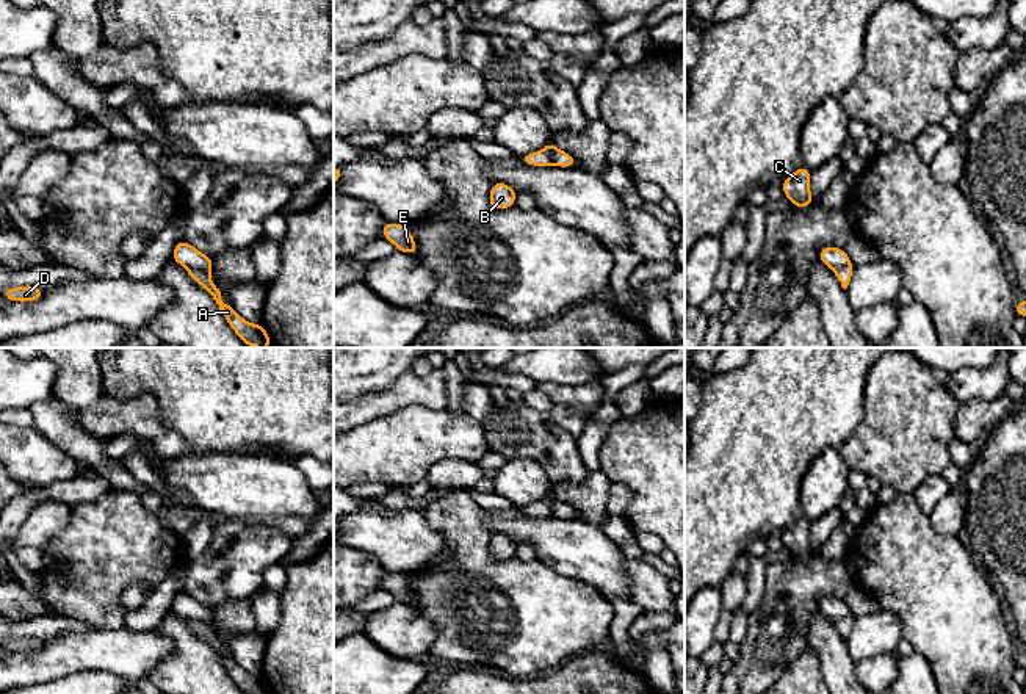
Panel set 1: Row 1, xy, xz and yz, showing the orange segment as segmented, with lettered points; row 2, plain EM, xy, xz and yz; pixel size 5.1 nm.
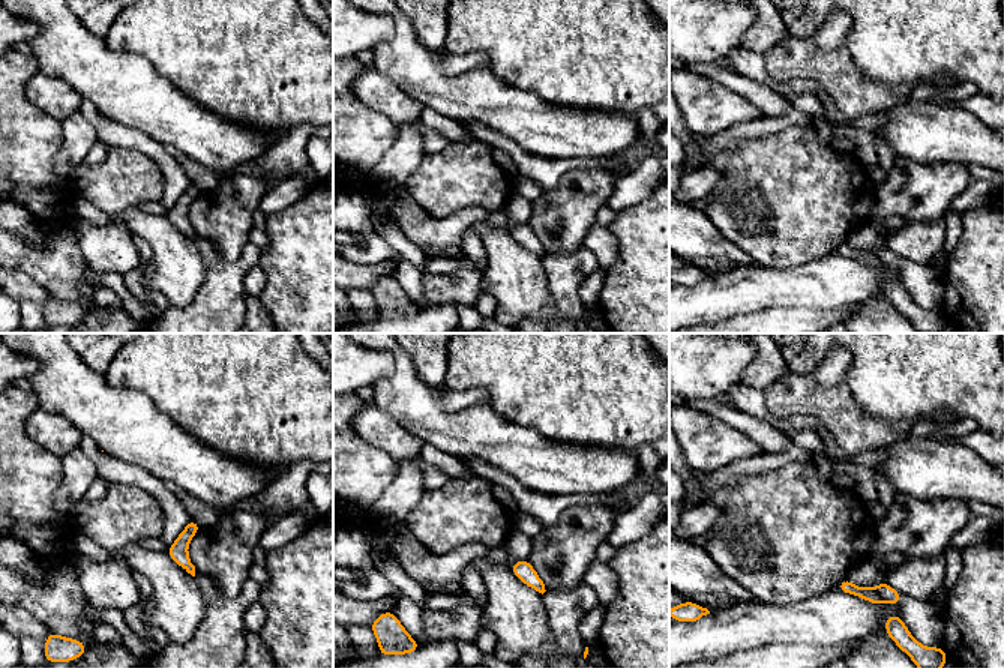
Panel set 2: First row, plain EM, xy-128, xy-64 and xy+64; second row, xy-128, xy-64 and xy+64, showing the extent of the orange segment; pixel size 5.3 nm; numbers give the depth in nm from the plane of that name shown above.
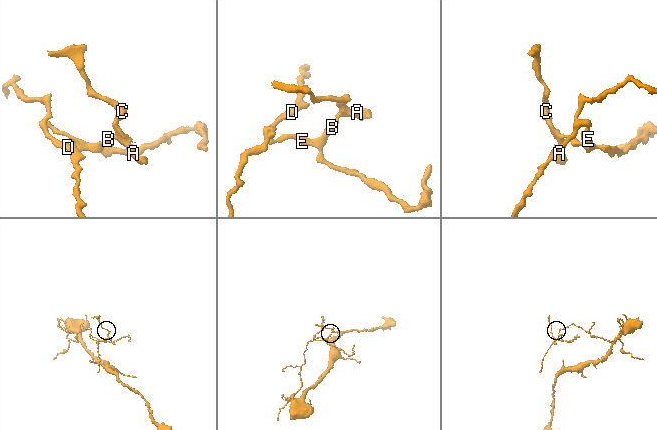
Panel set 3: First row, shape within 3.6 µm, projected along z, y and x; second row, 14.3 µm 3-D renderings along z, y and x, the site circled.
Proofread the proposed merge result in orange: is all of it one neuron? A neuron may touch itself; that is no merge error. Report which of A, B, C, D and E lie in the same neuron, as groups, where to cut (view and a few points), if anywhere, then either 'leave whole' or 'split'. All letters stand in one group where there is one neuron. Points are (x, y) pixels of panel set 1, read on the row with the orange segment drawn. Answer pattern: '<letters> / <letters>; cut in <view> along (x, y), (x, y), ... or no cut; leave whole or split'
A B D E / C; cut in xy along (187, 267), (202, 270), (207, 274); split

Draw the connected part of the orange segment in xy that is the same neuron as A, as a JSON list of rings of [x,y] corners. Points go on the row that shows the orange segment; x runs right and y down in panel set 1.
[[[186,268],[186,271],[188,276],[202,288],[205,288],[208,295],[216,301],[226,321],[247,348],[251,346],[269,348],[273,345],[263,324],[254,324],[246,321],[237,313],[232,304],[226,304],[221,299],[219,288],[207,273],[194,268]]]

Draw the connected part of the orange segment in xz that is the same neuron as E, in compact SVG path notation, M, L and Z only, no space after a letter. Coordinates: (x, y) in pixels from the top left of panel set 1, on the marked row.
M385 221L382 226L382 238L393 243L396 251L406 252L409 255L417 254L415 238L404 224Z

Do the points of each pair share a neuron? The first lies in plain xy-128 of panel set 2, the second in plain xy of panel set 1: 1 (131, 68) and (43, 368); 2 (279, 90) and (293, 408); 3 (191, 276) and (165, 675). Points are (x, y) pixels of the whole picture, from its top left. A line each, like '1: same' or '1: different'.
1: different
2: same
3: same

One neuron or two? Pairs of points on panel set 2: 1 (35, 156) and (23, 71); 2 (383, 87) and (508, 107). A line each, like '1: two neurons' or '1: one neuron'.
1: one neuron
2: two neurons

